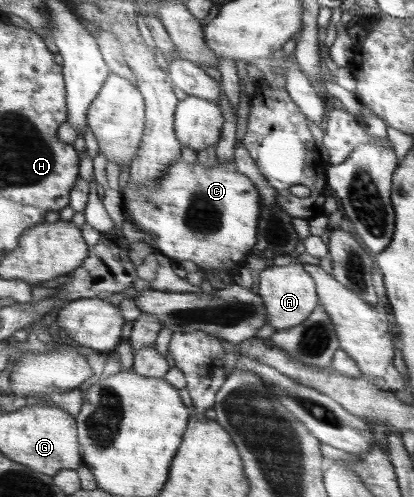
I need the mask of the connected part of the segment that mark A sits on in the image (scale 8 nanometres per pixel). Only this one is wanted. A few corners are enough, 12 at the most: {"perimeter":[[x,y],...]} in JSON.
{"perimeter":[[301,263],[260,272],[267,323],[301,324],[319,305]]}

